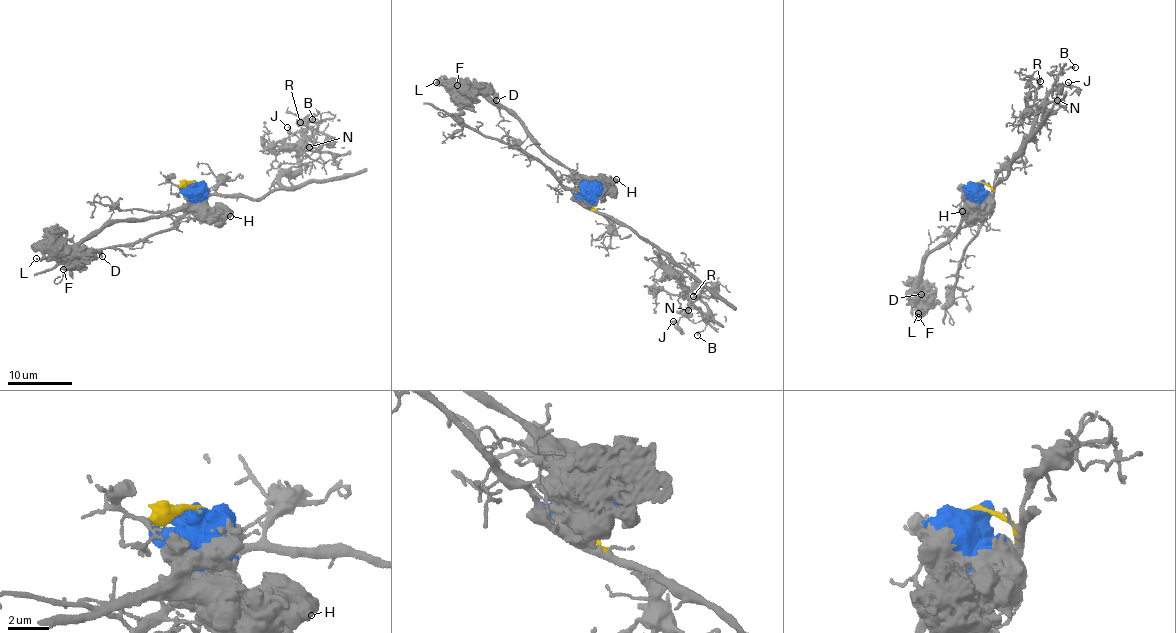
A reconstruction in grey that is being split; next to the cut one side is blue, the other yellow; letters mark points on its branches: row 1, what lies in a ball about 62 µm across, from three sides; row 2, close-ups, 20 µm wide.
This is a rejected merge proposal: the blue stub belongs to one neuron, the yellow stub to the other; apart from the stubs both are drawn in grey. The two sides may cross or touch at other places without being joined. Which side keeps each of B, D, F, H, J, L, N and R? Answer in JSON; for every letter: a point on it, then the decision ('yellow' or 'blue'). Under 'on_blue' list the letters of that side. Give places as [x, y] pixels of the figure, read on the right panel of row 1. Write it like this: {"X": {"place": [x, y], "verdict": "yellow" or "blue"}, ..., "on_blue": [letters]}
{"B": {"place": [1075, 67], "verdict": "yellow"}, "D": {"place": [921, 294], "verdict": "blue"}, "F": {"place": [918, 317], "verdict": "blue"}, "H": {"place": [962, 211], "verdict": "blue"}, "J": {"place": [1068, 82], "verdict": "yellow"}, "L": {"place": [918, 313], "verdict": "blue"}, "N": {"place": [1057, 100], "verdict": "yellow"}, "R": {"place": [1040, 81], "verdict": "yellow"}, "on_blue": ["D", "F", "H", "L"]}

